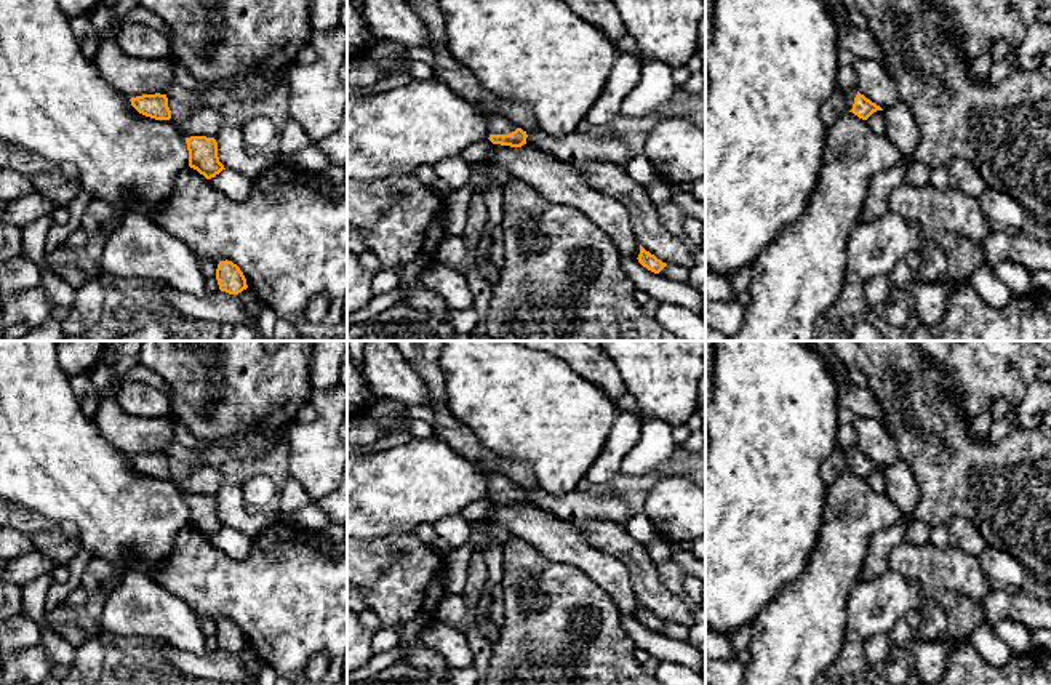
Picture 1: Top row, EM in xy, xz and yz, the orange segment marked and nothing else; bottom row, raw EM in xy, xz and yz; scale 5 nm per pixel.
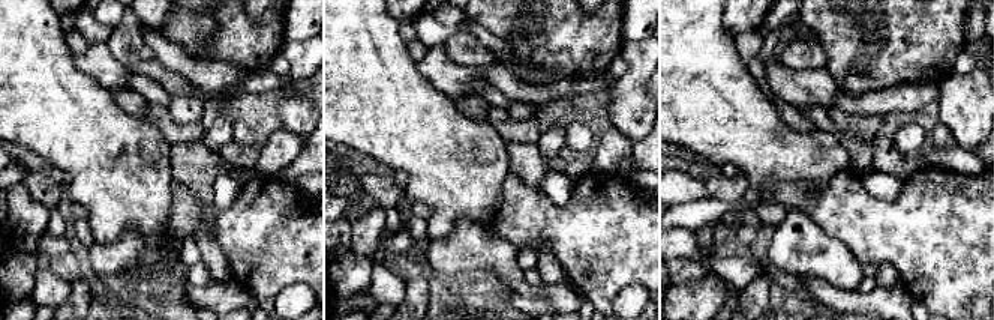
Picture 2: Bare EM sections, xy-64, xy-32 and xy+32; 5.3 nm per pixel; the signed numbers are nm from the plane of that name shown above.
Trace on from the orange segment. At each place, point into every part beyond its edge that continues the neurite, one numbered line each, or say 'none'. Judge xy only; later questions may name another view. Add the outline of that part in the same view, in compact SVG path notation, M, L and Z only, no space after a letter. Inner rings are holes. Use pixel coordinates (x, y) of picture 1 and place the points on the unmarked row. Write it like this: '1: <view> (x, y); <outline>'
none

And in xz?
1: xz (498, 482); M475 463L475 466L486 477L490 493L509 493L517 488L517 483L506 477L504 474L499 474L482 463Z

